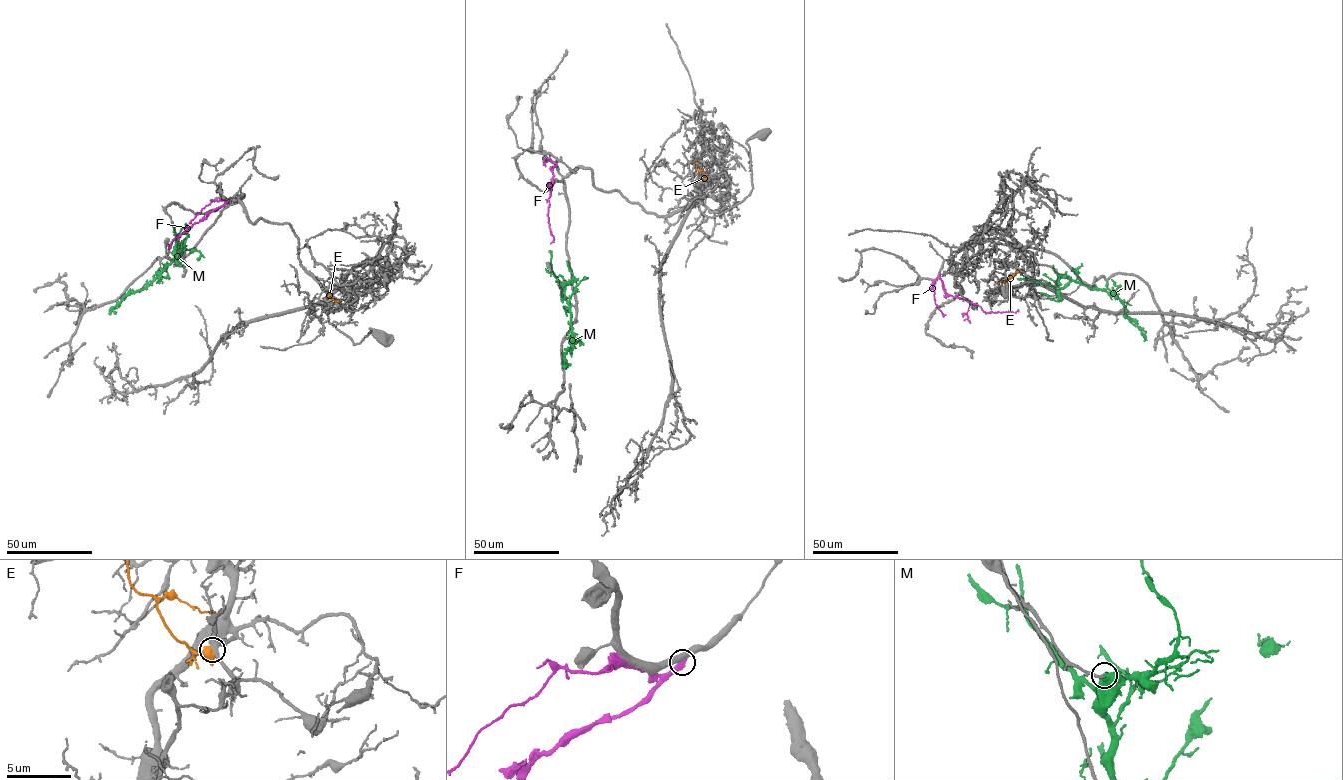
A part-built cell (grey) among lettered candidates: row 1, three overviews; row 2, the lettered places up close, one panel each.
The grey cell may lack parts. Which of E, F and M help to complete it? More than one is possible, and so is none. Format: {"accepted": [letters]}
{"accepted": []}

